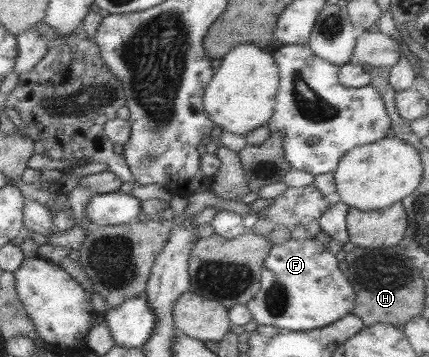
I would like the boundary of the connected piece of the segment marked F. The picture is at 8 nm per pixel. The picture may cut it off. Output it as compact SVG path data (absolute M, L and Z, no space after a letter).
M316 237L291 238L273 246L263 269L261 289L247 302L255 322L288 330L313 331L350 315L355 307L356 292L336 255Z

